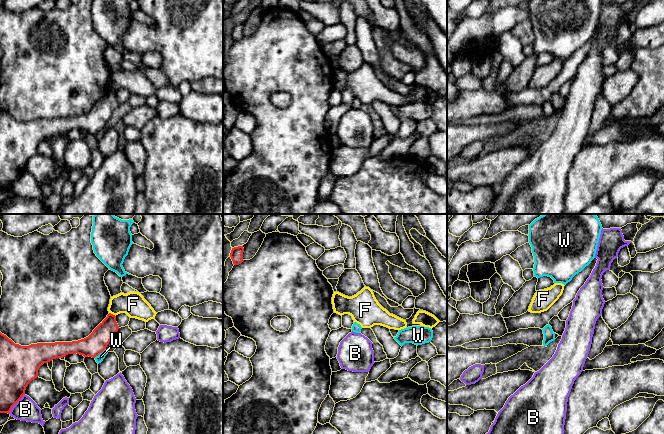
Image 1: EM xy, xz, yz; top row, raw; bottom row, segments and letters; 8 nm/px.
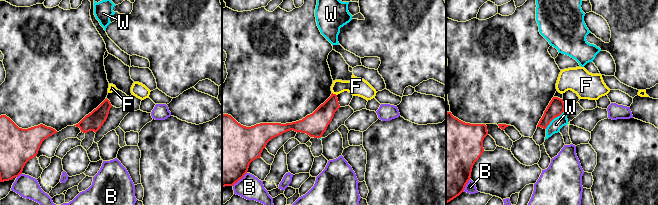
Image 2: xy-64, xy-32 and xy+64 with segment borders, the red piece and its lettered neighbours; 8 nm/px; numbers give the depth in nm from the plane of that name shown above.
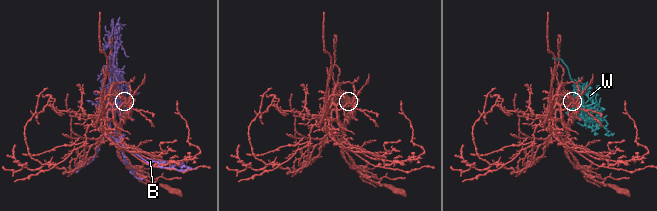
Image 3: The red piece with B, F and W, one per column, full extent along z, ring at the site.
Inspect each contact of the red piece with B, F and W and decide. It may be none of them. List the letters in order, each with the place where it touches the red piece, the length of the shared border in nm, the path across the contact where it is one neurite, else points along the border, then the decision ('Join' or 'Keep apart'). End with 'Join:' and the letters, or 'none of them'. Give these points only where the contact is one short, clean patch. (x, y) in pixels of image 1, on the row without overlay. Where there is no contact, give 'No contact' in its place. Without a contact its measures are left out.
B: Touches red at xy (15, 179). Shared border 200 nm. Keep apart
F: Touches red at xy (112, 90). Shared border 70 nm. Boundary: xy (109, 88), (115, 92). Keep apart
W: Touches red at xy (99, 129). Shared border 110 nm. Keep apart
Join: none of them

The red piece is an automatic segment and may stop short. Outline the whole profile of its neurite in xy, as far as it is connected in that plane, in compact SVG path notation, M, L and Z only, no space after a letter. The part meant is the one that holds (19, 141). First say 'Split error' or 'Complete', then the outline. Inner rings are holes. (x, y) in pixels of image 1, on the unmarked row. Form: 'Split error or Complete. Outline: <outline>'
Complete. Outline: M109 89L88 113L78 117L21 122L0 108L0 189L10 190L44 139L73 129L95 134L118 105L116 92Z

